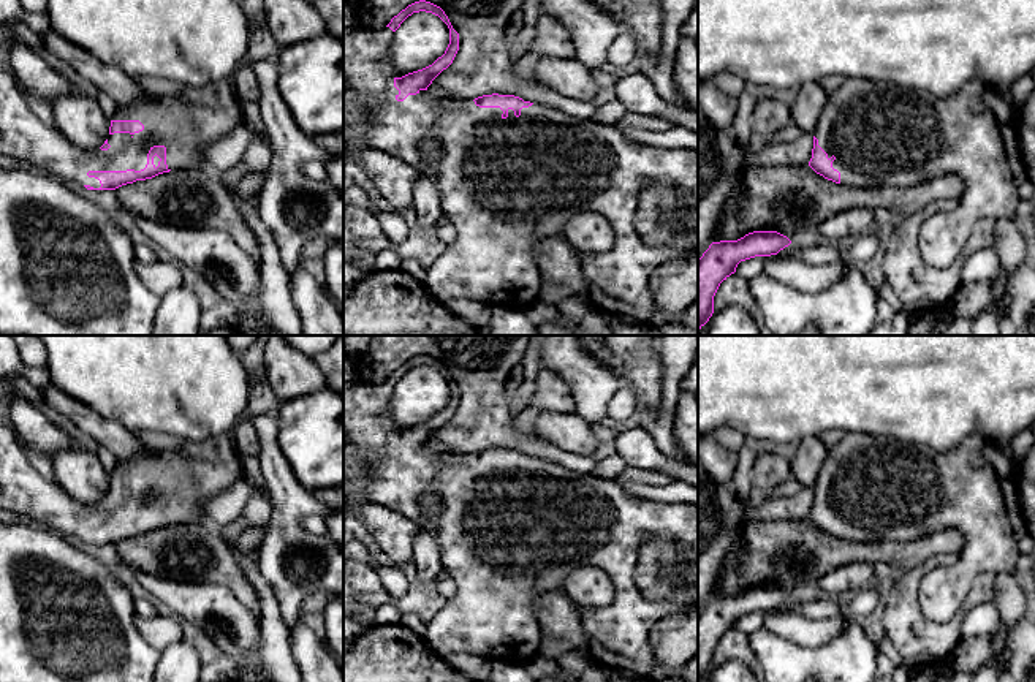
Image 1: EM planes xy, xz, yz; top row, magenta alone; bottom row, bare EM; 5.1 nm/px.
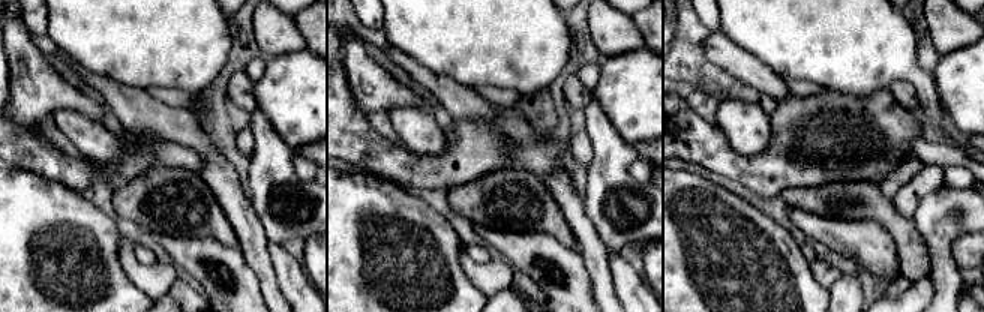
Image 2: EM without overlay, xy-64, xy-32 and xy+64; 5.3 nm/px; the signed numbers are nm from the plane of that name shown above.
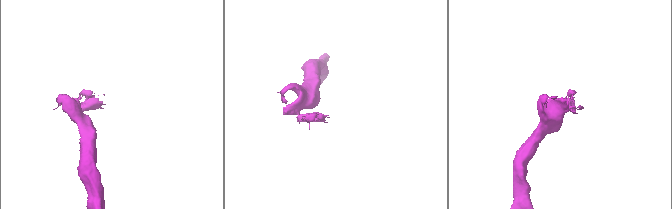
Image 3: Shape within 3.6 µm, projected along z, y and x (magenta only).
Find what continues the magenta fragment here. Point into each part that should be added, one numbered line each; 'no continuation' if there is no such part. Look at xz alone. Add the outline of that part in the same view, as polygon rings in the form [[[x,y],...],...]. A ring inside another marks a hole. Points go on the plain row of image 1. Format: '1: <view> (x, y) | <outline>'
1: xz (507, 538) | [[[389,381],[375,388],[354,383],[343,391],[343,446],[351,448],[364,462],[369,479],[364,486],[348,483],[343,486],[367,502],[380,503],[410,517],[416,525],[427,524],[423,519],[419,498],[430,491],[438,495],[438,519],[434,522],[435,540],[443,570],[456,582],[457,592],[427,622],[423,636],[427,646],[438,655],[464,652],[484,657],[489,661],[525,665],[538,654],[540,631],[535,601],[541,595],[560,590],[571,571],[581,566],[597,566],[611,578],[614,597],[606,606],[582,609],[587,647],[595,665],[612,671],[617,663],[624,663],[652,673],[655,661],[650,633],[662,619],[677,612],[690,612],[690,609],[669,600],[647,600],[641,593],[635,582],[638,554],[649,536],[665,536],[698,555],[698,506],[646,500],[625,491],[617,479],[601,479],[592,473],[571,472],[562,464],[552,464],[543,457],[522,462],[519,472],[514,470],[513,464],[508,464],[508,472],[503,473],[500,462],[480,462],[473,454],[438,453],[426,445],[397,456],[399,445],[394,441],[394,432],[386,418],[386,404],[392,388]]]

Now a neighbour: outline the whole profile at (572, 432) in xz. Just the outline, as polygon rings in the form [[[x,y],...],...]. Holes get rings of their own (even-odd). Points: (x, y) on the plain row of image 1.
[[[535,413],[530,422],[536,437],[578,456],[592,456],[598,448],[598,438],[592,424],[579,413]]]

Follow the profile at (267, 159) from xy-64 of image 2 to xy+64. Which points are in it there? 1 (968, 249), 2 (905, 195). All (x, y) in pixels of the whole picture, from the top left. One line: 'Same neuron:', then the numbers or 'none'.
Same neuron: none

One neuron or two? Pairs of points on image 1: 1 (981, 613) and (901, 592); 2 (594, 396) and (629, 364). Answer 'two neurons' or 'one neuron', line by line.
1: two neurons
2: two neurons

